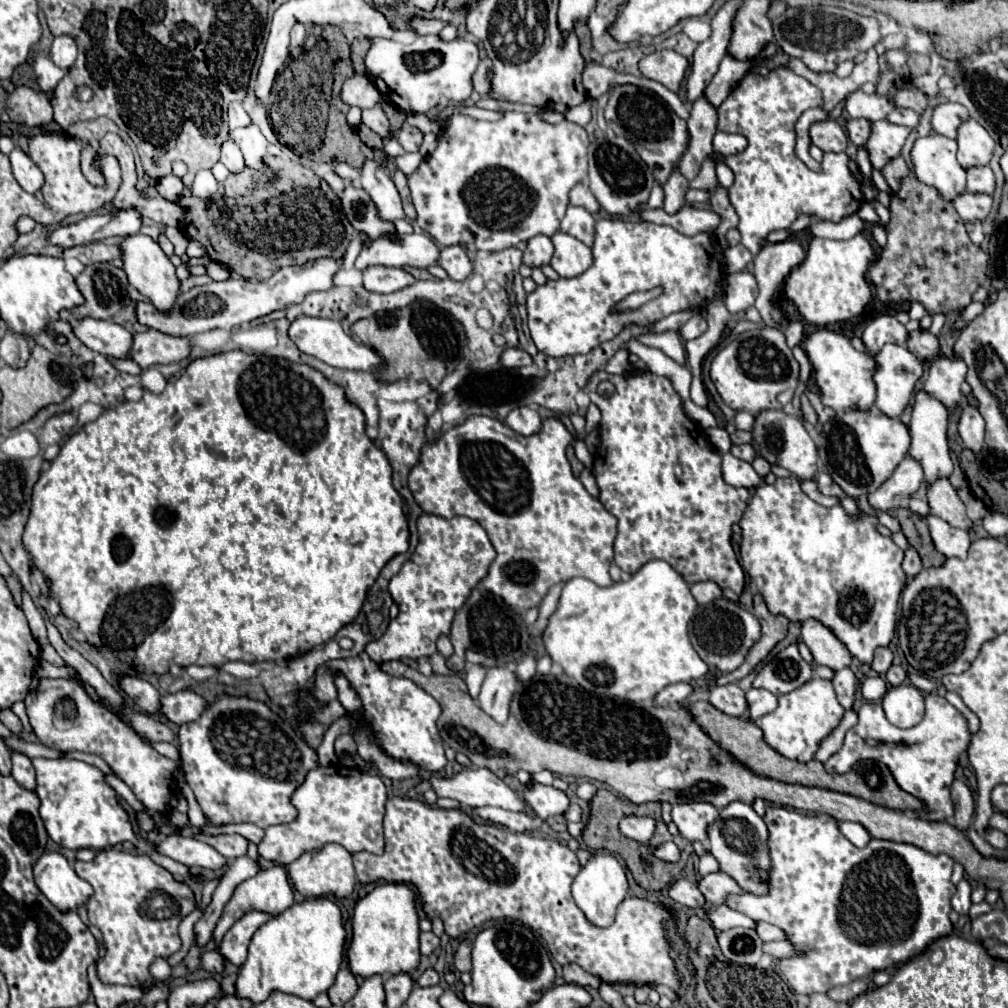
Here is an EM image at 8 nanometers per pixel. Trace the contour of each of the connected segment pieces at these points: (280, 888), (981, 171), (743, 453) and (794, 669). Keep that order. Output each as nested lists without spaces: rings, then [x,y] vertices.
[[[270,866],[266,870],[260,870],[256,876],[240,882],[232,894],[232,898],[228,900],[228,904],[224,906],[222,918],[218,920],[213,932],[213,939],[216,943],[215,951],[218,951],[218,944],[220,944],[220,936],[224,936],[224,932],[228,932],[228,928],[232,928],[234,922],[238,922],[244,914],[248,912],[266,912],[270,916],[278,916],[284,910],[288,910],[294,904],[294,894],[292,888],[288,884],[288,876],[280,866]]]
[[[972,166],[966,172],[968,172],[968,182],[966,182],[968,192],[984,192],[984,194],[994,192],[994,174],[990,166]]]
[[[742,444],[742,446],[732,446],[732,450],[730,450],[736,458],[740,458],[740,460],[746,460],[746,462],[752,462],[752,458],[756,456],[756,450],[754,450],[754,446],[752,444]]]
[[[796,644],[784,648],[776,658],[766,662],[754,678],[754,688],[764,688],[782,696],[812,678],[812,666],[800,656]]]

